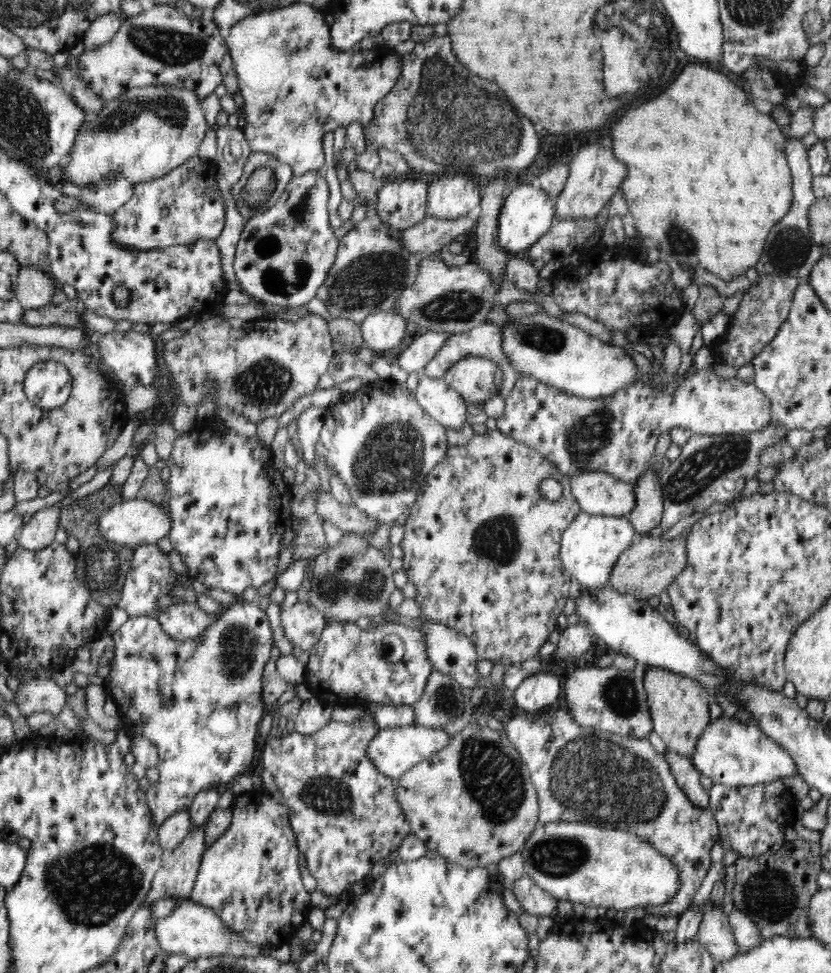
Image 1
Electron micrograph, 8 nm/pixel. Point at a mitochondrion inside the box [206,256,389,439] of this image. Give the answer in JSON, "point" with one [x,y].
{"point":[264,383]}

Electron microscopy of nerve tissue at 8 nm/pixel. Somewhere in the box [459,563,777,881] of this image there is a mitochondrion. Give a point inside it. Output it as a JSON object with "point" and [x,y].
{"point":[593,777]}

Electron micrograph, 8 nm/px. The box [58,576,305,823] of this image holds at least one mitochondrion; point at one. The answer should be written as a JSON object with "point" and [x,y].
{"point":[238,642]}

